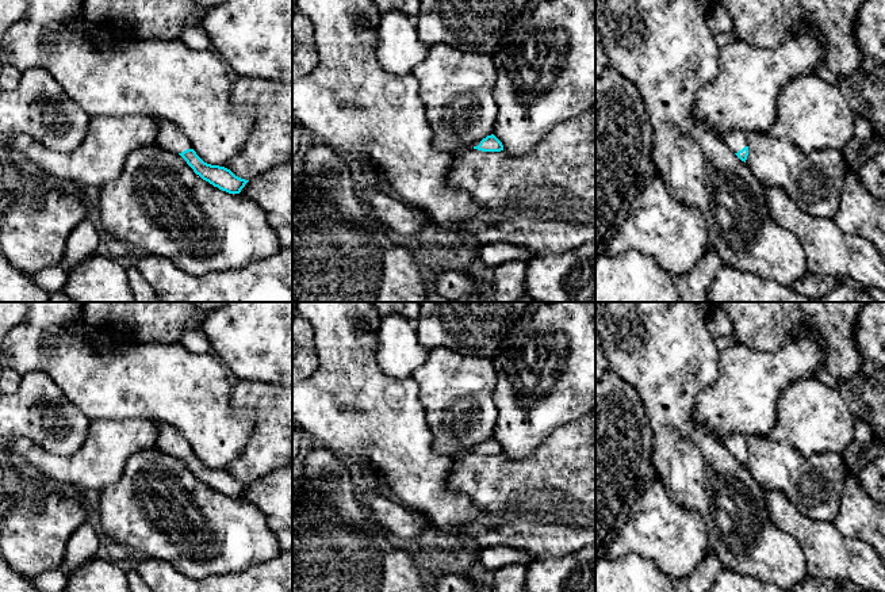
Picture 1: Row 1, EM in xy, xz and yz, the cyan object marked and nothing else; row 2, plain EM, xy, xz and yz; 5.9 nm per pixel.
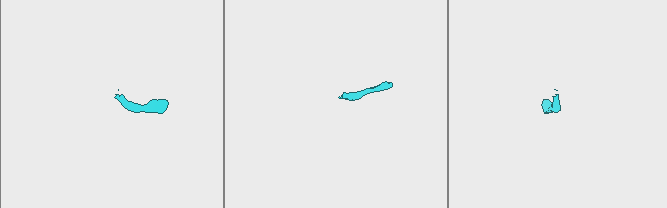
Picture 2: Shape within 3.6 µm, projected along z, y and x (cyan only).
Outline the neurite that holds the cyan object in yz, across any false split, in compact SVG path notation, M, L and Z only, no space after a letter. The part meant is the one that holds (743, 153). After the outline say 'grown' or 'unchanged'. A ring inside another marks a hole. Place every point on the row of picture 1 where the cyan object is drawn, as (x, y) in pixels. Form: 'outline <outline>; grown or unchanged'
outline M729 131L723 135L728 148L744 163L748 156L747 137L748 134L743 131Z; grown

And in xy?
outline M153 118L158 125L157 142L180 154L203 180L229 194L240 194L249 180L235 176L230 169L204 163L192 149L188 138L169 121Z; grown

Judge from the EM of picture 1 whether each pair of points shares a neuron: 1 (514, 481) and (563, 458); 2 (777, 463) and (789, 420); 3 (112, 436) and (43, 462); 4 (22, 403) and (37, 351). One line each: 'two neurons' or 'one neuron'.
1: one neuron
2: two neurons
3: one neuron
4: two neurons

